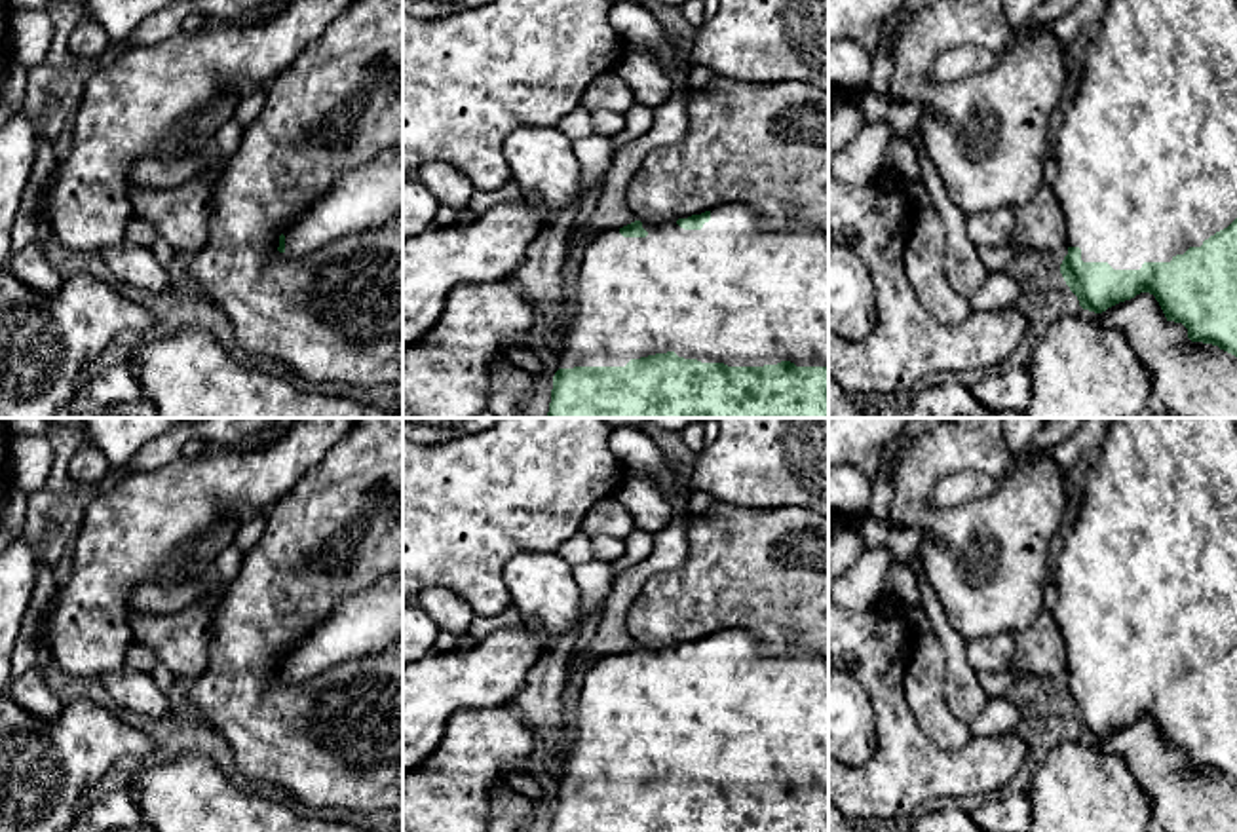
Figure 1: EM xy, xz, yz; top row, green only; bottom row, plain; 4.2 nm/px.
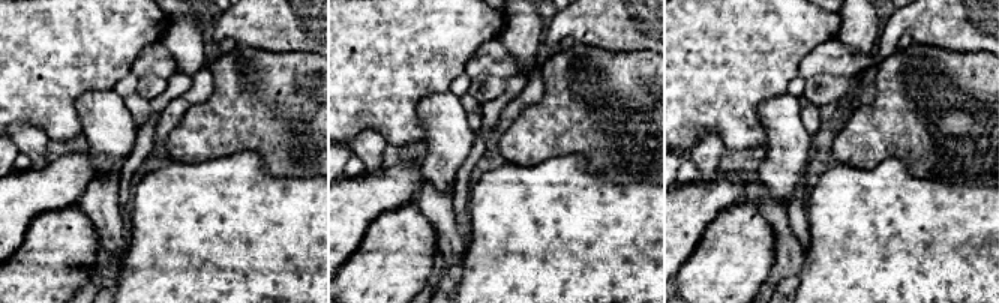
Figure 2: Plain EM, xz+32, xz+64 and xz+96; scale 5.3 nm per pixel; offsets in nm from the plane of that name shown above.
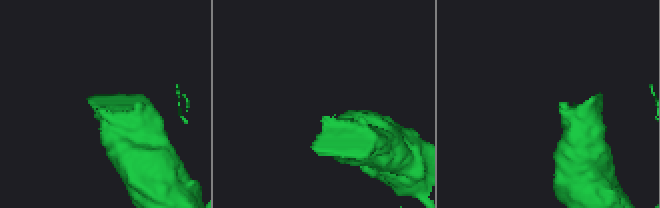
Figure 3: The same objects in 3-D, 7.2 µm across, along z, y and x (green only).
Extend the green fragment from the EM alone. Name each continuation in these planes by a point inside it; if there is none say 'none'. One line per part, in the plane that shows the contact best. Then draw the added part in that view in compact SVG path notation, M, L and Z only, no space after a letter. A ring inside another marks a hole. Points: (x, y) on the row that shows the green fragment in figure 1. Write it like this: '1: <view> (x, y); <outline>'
1: xz (738, 291); M741 203L714 207L701 230L684 230L676 220L642 222L646 237L623 237L619 228L597 234L585 247L576 277L576 300L570 304L570 325L562 332L561 348L551 355L555 369L625 367L631 359L675 351L684 359L724 363L728 367L764 367L790 361L796 367L828 367L828 232L811 226L771 228L754 209Z

